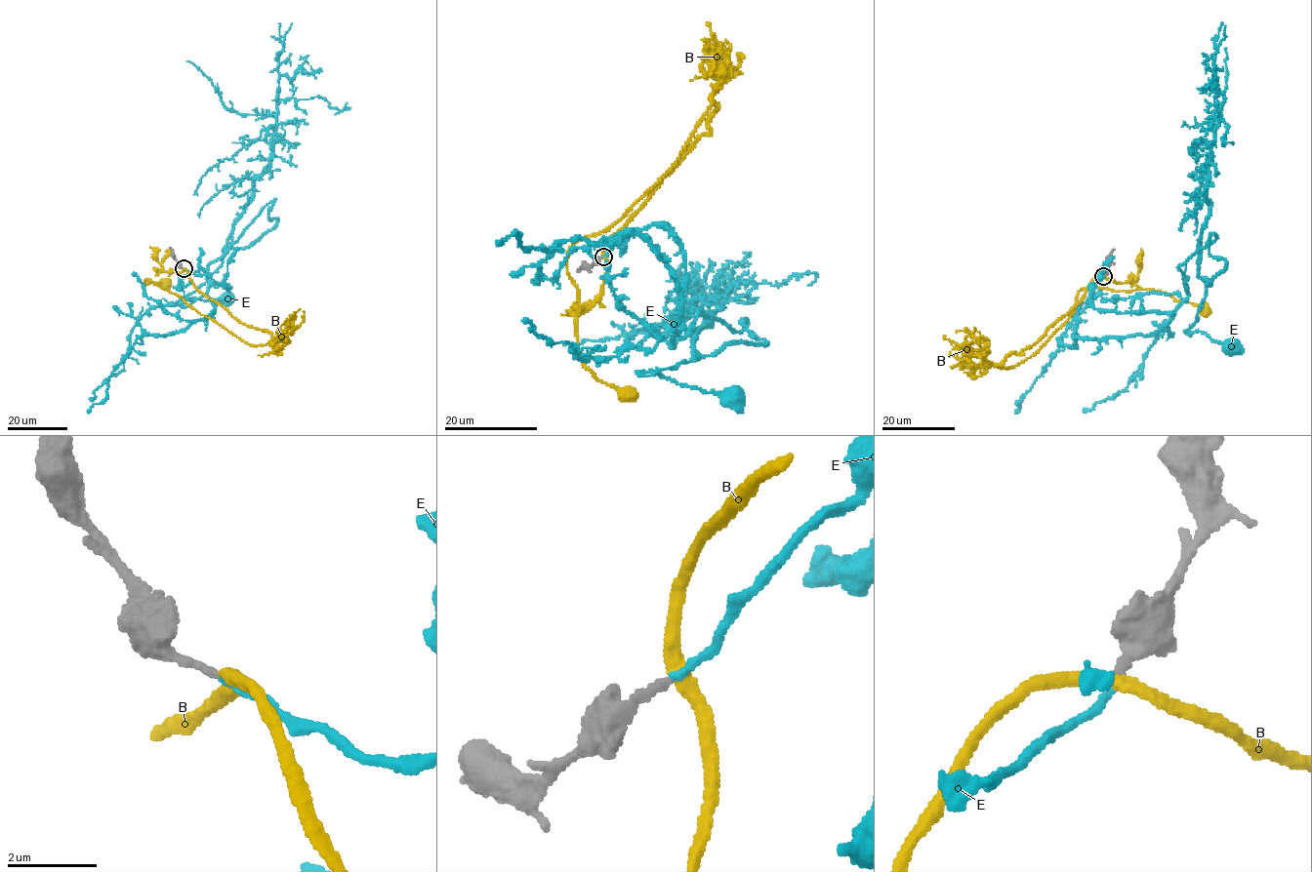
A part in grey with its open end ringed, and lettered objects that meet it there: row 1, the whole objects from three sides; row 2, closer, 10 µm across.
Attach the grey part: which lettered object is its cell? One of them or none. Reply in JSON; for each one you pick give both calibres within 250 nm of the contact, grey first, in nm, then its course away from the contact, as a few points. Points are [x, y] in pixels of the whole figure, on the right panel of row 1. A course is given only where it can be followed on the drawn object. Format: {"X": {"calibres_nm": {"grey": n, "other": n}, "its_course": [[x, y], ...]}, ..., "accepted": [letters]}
{"E": {"calibres_nm": {"grey": 180, "other": 150}, "its_course": [[1102, 276], [1095, 308], [1173, 312], [1179, 265], [1214, 233], [1225, 265], [1203, 278], [1185, 333], [1231, 345]]}, "accepted": ["E"]}

